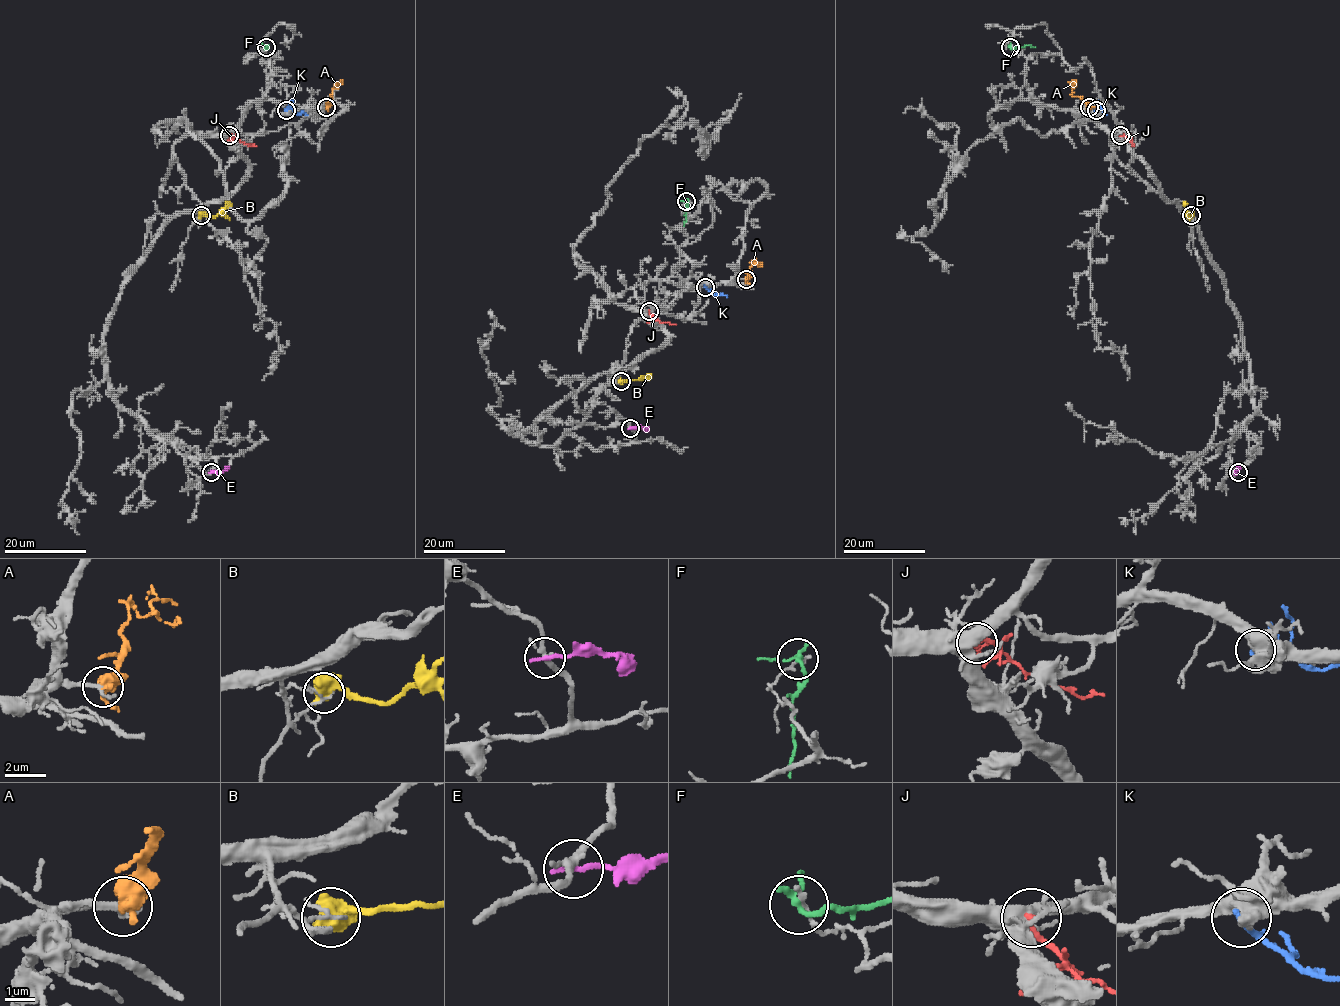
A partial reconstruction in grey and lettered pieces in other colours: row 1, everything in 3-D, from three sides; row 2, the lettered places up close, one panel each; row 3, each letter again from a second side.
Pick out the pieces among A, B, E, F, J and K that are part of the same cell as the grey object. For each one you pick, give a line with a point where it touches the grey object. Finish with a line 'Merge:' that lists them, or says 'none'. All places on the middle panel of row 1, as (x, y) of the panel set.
A: contact (746, 279)
Merge: A

